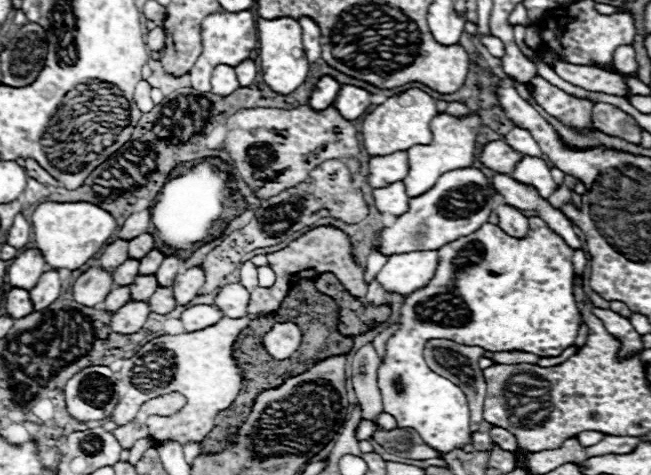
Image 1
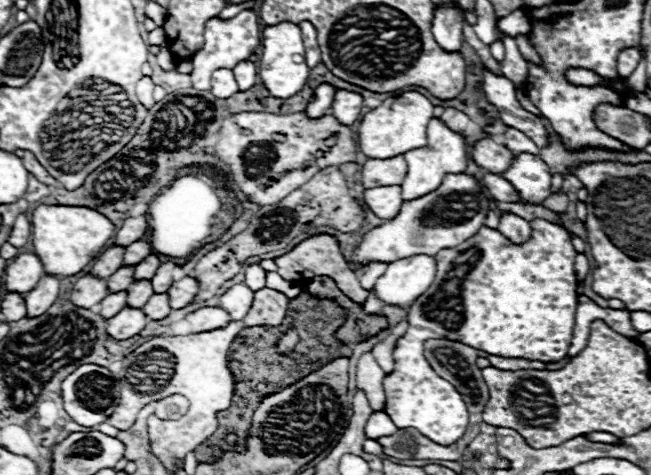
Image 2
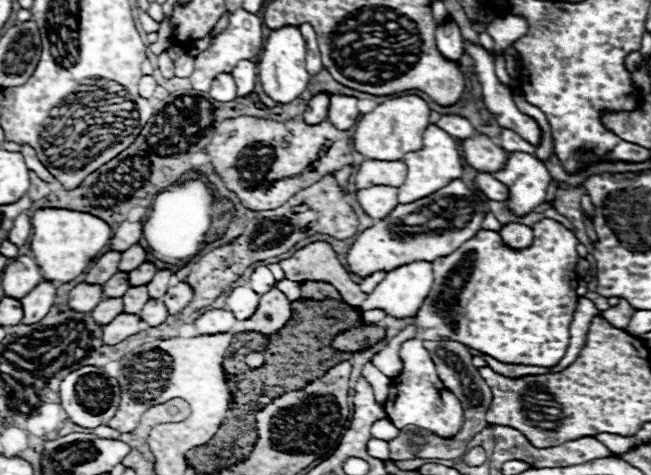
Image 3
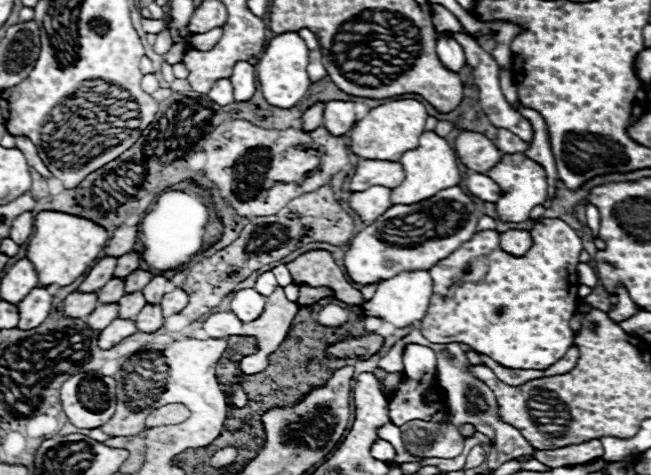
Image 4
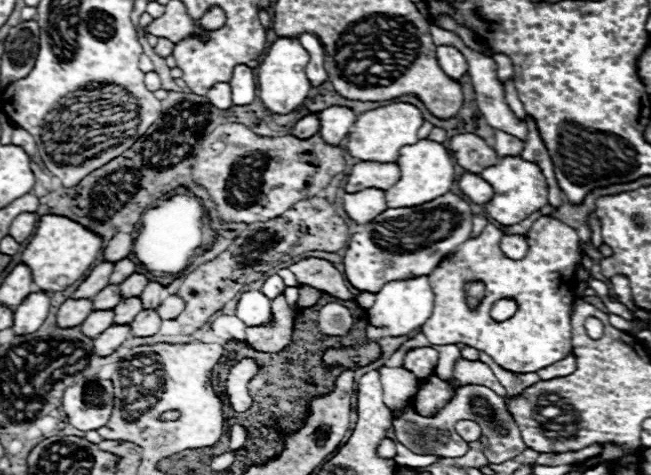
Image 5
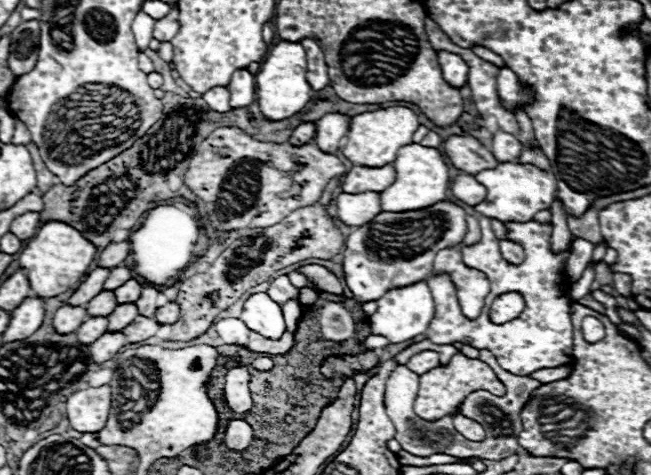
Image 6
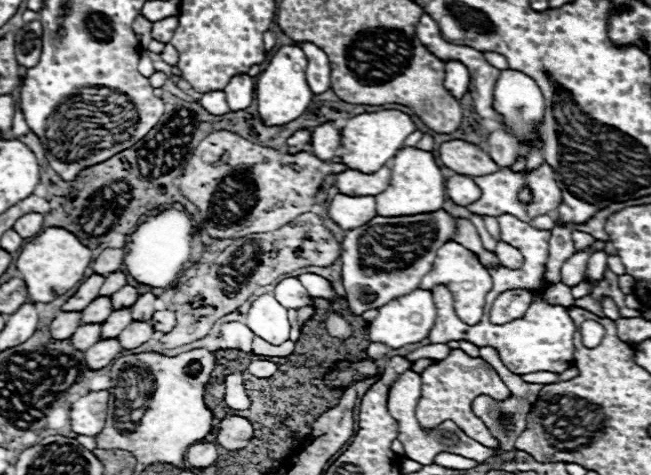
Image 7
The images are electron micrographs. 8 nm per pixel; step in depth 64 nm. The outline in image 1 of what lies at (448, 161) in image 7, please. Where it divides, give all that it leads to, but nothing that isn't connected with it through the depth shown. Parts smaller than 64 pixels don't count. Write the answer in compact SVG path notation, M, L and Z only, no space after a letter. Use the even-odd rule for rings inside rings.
M502 140L496 142L488 142L482 152L480 152L480 162L494 170L494 172L512 172L512 168L516 168L518 160L520 160L520 152L516 152L512 146L508 146Z

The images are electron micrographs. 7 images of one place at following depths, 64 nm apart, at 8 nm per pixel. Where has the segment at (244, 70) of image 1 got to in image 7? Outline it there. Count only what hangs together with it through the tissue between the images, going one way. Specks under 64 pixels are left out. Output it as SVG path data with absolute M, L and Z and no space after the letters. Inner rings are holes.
M248 74L244 76L234 76L228 86L224 88L226 92L226 100L230 110L244 110L252 104L254 98L254 82Z

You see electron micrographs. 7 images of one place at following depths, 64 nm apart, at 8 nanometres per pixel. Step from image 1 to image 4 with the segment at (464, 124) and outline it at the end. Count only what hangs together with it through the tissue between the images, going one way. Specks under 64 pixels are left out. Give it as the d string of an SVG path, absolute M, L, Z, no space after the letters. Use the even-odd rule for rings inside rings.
M434 130L424 132L420 136L420 146L416 150L404 152L404 156L400 158L400 164L404 166L406 178L400 186L396 186L392 190L392 204L414 204L414 202L426 200L426 198L434 196L436 192L444 190L444 188L450 188L450 186L460 182L456 150L450 148L448 140L438 136Z

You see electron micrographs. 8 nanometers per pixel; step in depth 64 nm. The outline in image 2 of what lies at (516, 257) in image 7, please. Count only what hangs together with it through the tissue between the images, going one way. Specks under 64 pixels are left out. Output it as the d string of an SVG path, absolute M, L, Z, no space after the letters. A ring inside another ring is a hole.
M508 212L500 214L498 230L504 236L508 236L512 242L516 242L516 244L526 242L530 238L530 234L532 234L532 228L530 228L530 222L528 220L524 220L524 218L516 216L516 214L508 214Z

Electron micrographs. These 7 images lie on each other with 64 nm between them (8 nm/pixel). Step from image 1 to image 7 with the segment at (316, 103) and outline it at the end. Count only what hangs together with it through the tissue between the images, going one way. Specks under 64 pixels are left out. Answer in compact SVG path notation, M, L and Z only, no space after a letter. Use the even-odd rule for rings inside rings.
M300 130L300 132L294 132L290 138L288 138L288 152L302 152L308 144L310 144L310 138L312 138L312 132L310 130Z

